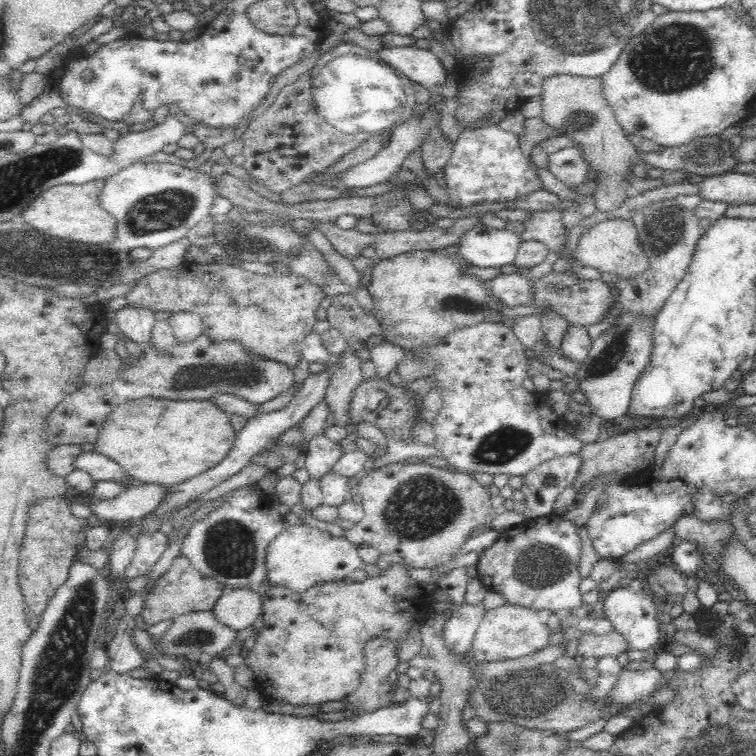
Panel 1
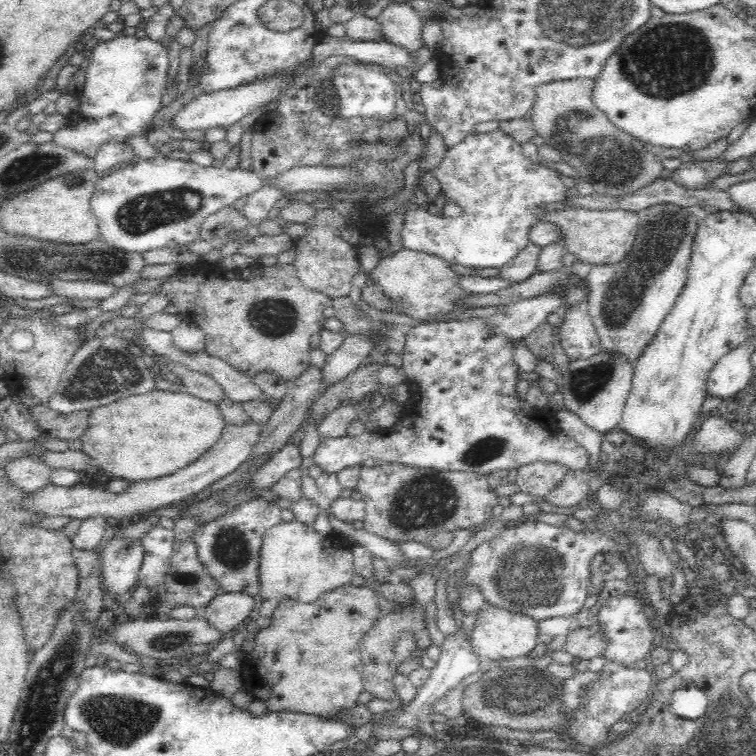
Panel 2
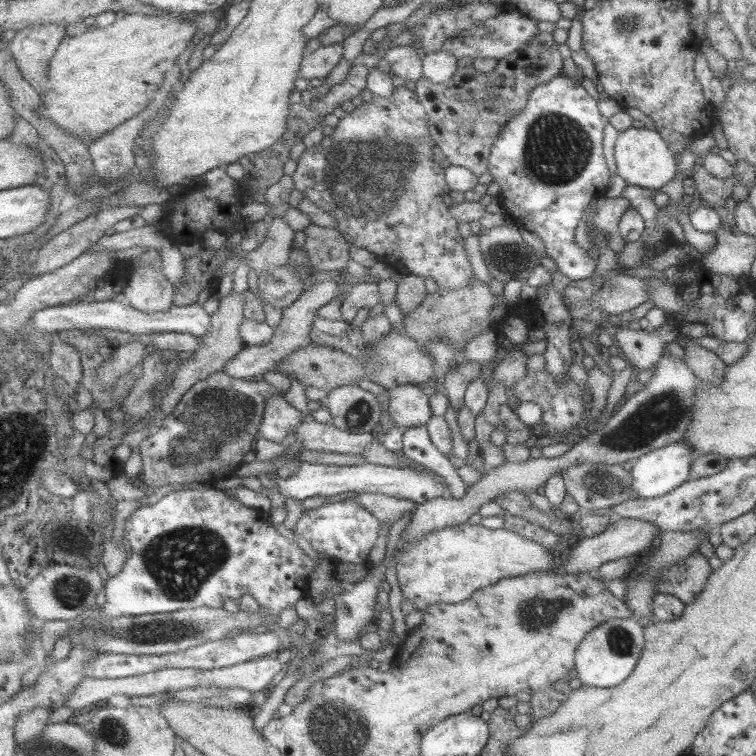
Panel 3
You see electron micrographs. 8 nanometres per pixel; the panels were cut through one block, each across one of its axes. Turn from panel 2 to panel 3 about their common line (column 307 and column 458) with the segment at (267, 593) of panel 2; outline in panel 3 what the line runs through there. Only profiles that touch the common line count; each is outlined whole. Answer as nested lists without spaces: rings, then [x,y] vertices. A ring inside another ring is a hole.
[[[470,523],[450,526],[428,533],[423,540],[409,544],[407,550],[403,550],[404,556],[397,562],[396,568],[403,597],[409,599],[418,610],[423,612],[430,606],[441,602],[458,604],[469,601],[478,591],[498,584],[502,578],[520,576],[534,571],[558,574],[564,572],[561,556],[558,553],[552,552],[550,548],[541,546],[540,543],[525,537],[525,535],[518,534],[517,531],[503,528],[494,530],[482,524],[472,525]]]

